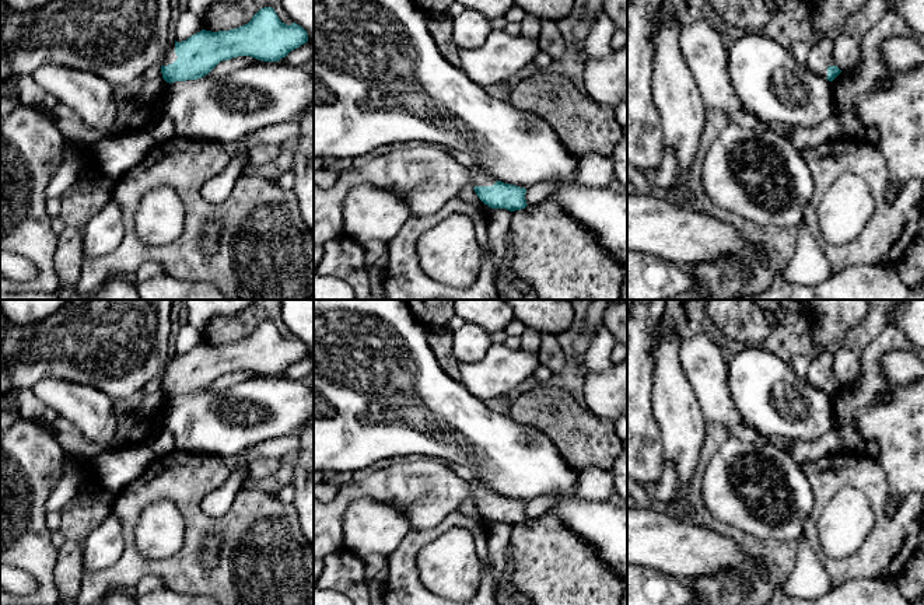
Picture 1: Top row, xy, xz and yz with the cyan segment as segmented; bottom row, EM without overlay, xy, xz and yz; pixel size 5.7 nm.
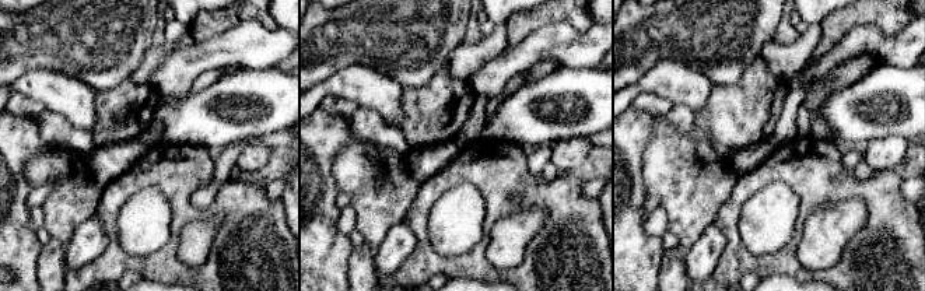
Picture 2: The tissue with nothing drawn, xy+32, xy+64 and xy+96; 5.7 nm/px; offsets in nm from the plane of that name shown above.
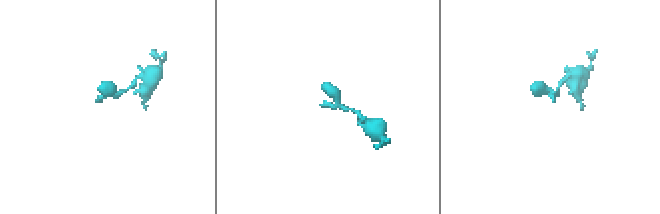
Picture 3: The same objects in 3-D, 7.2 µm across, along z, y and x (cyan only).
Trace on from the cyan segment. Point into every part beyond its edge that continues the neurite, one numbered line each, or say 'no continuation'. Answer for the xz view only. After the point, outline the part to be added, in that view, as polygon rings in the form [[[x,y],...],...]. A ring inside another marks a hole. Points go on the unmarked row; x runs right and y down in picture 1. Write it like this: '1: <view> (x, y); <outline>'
1: xz (426, 490); [[[430,457],[379,469],[361,480],[339,478],[337,496],[330,503],[314,499],[314,559],[322,560],[342,549],[343,517],[356,499],[391,503],[402,510],[410,529],[430,529],[470,497],[493,500],[497,493],[480,482],[455,475],[444,461]]]

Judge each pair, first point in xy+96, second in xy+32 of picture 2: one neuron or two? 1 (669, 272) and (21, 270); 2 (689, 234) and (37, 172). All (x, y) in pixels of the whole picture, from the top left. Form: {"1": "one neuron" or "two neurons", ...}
{"1": "two neurons", "2": "one neuron"}

